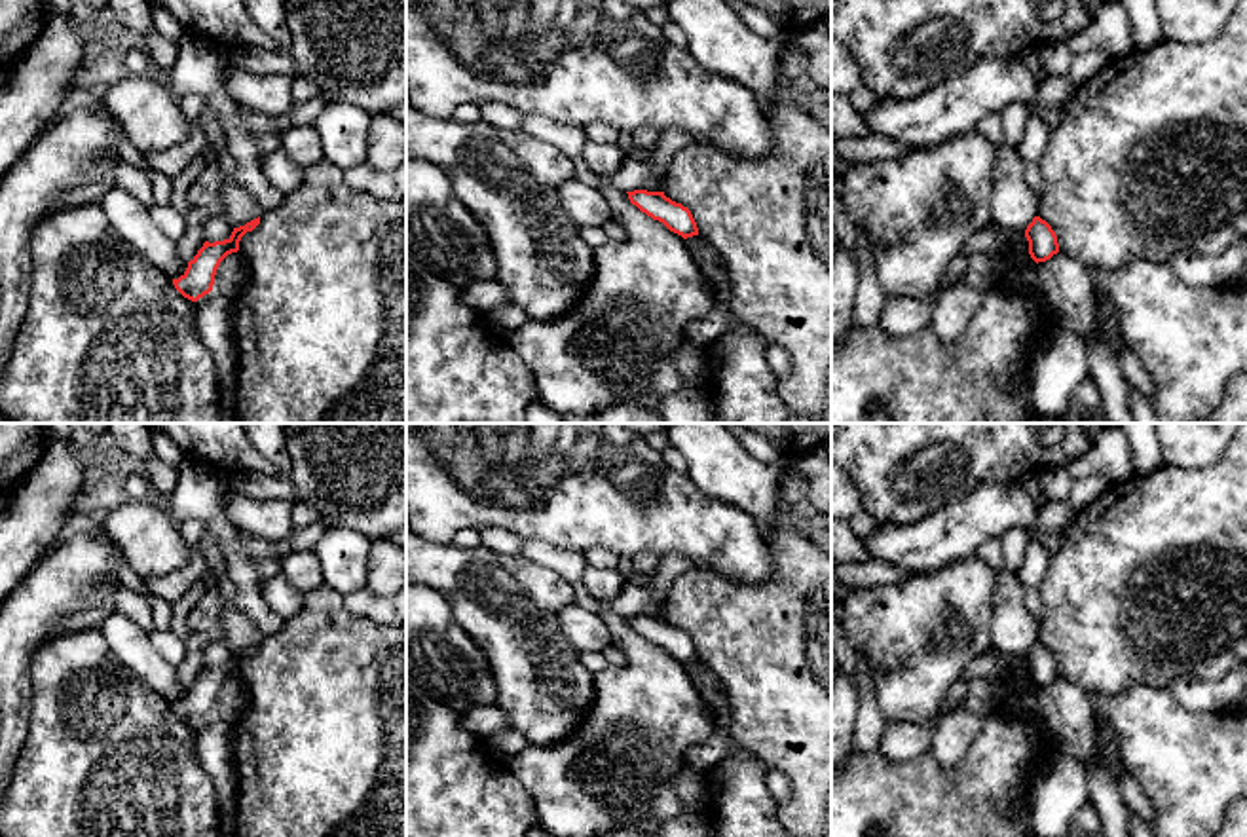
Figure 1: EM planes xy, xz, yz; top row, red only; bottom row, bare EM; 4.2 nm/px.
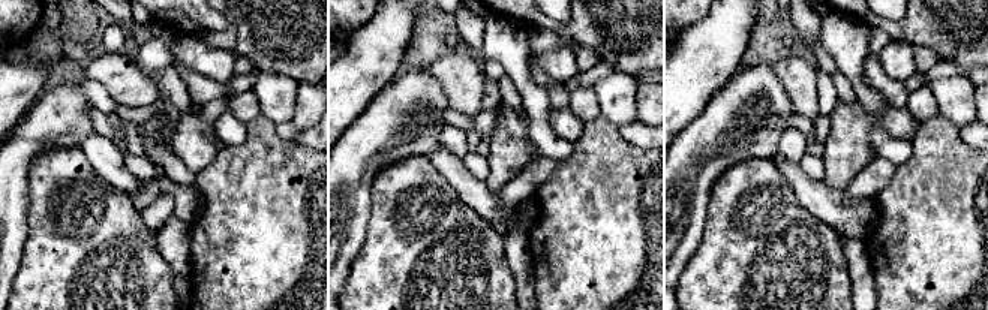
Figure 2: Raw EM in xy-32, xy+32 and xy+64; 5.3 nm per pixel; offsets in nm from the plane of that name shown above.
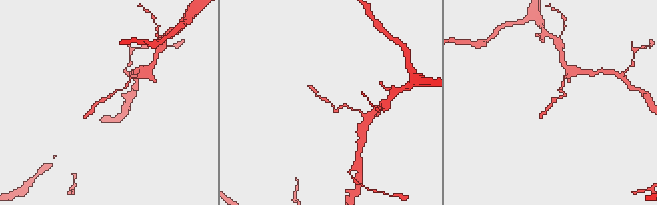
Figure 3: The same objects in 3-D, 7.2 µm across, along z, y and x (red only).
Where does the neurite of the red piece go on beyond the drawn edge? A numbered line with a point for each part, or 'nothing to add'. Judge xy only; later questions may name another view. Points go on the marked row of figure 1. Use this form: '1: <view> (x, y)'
nothing to add

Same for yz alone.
nothing to add

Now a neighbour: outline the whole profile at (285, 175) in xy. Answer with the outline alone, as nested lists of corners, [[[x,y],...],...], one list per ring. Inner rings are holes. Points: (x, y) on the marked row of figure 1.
[[[283,148],[262,159],[262,171],[268,182],[285,195],[296,192],[304,182],[304,169]]]

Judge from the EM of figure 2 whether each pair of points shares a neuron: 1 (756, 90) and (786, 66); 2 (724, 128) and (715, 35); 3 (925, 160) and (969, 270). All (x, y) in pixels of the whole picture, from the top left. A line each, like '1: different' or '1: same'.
1: different
2: different
3: same

